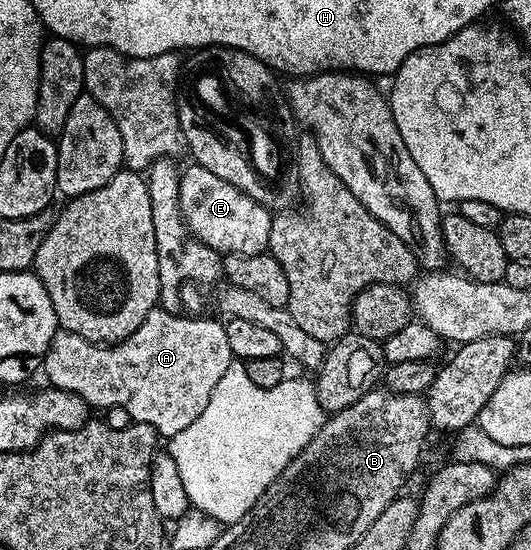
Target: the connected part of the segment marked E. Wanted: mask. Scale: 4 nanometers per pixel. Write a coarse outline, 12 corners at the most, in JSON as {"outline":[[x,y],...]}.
{"outline":[[197,165],[181,172],[182,213],[219,253],[263,254],[271,212]]}

